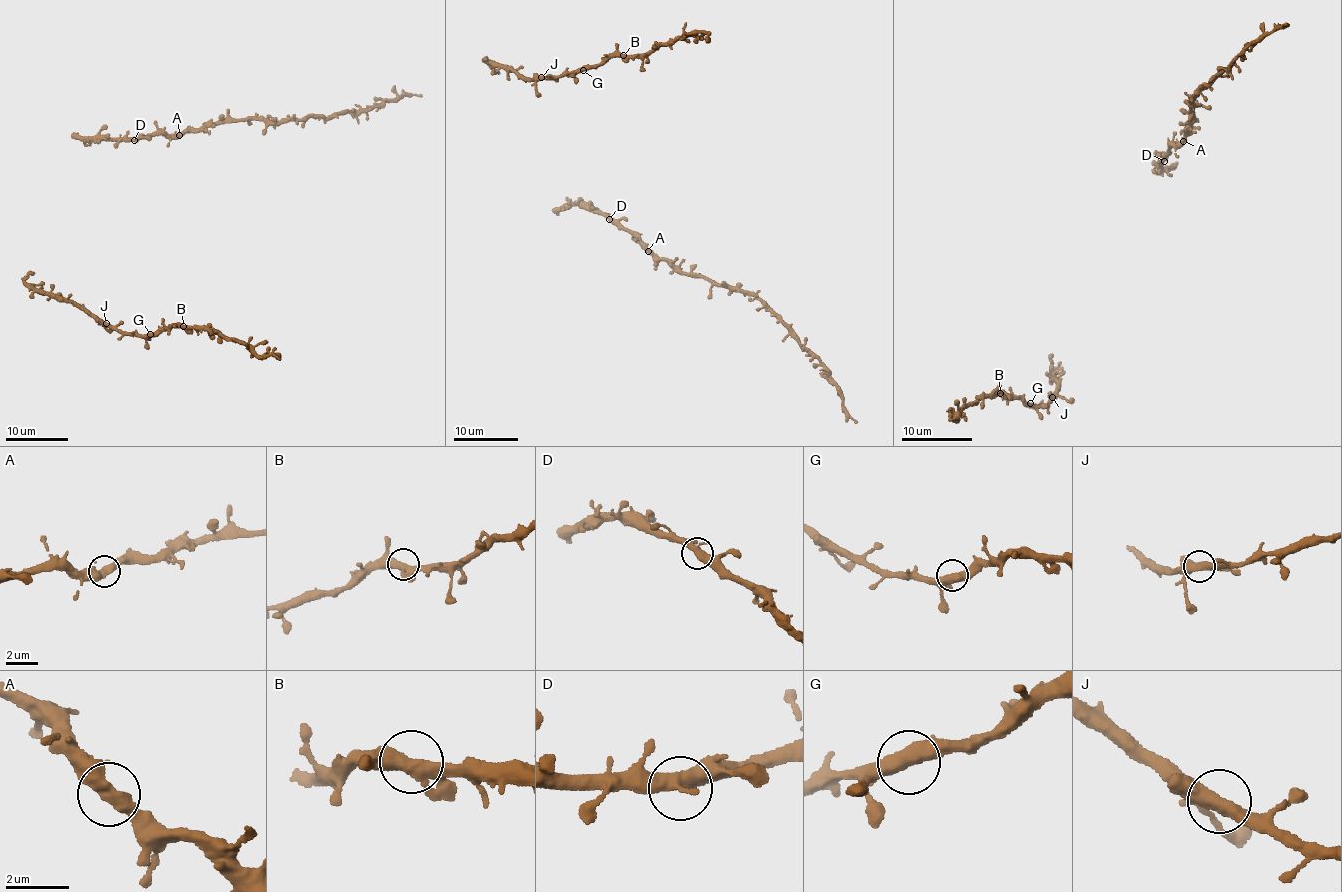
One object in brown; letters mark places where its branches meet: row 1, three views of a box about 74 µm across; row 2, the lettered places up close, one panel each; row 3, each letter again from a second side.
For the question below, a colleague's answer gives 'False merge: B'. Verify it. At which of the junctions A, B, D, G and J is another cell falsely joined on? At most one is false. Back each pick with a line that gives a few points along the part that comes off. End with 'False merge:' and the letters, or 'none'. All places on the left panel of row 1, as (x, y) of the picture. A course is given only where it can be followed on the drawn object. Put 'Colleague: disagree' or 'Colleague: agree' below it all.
False merge: none
Colleague: disagree

